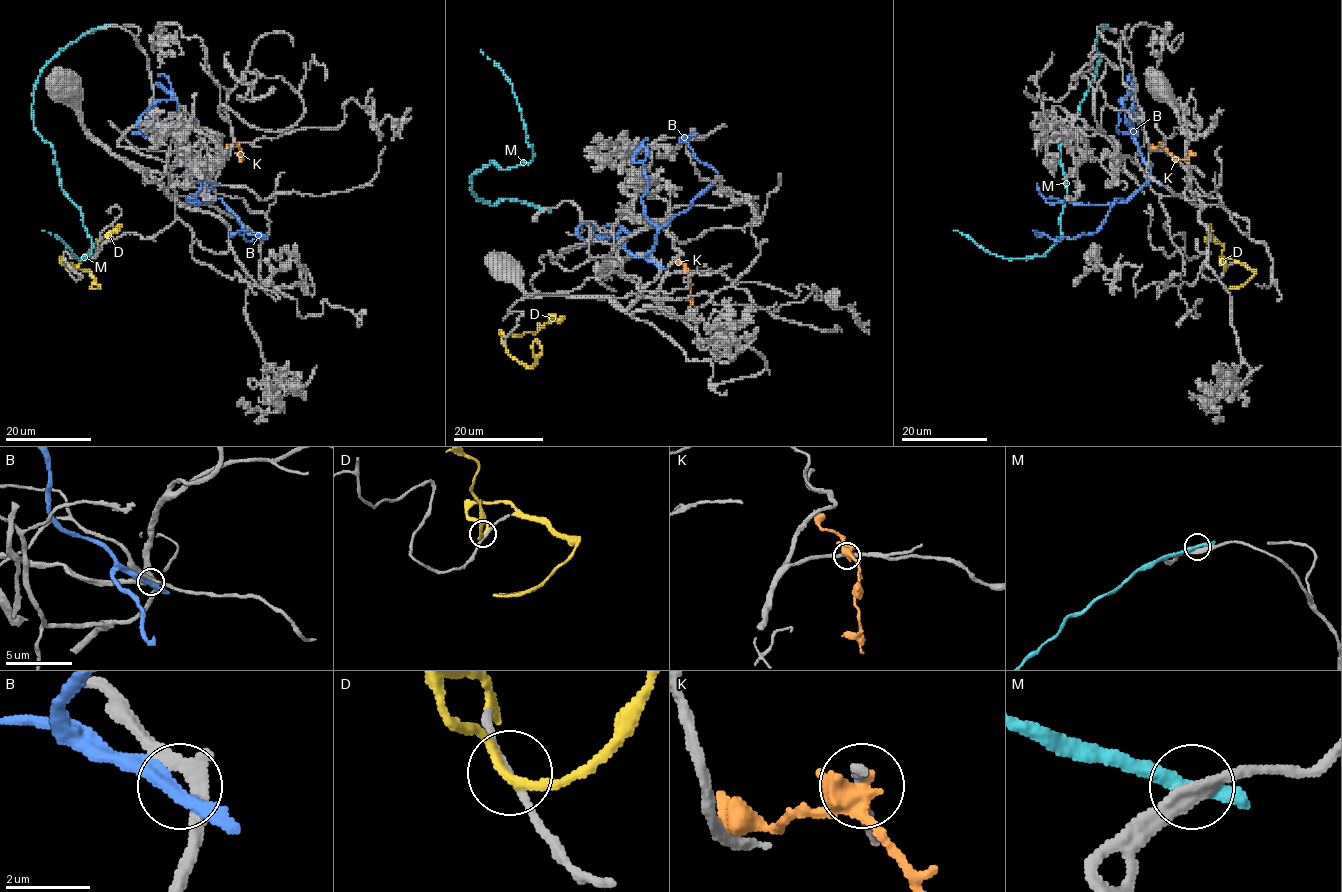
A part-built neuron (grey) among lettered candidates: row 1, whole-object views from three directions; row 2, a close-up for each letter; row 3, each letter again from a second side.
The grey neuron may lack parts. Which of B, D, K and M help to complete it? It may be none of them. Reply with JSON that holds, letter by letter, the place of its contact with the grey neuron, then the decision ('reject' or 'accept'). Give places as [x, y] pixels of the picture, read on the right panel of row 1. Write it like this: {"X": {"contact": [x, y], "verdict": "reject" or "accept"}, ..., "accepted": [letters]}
{"B": {"contact": [1157, 182], "verdict": "reject"}, "D": {"contact": [1225, 268], "verdict": "accept"}, "K": {"contact": [1164, 144], "verdict": "reject"}, "M": {"contact": [1105, 27], "verdict": "reject"}, "accepted": ["D"]}

